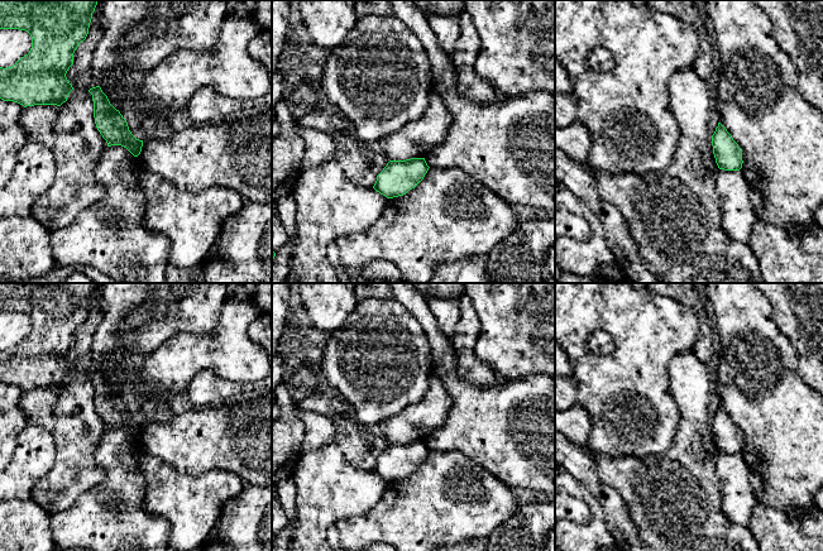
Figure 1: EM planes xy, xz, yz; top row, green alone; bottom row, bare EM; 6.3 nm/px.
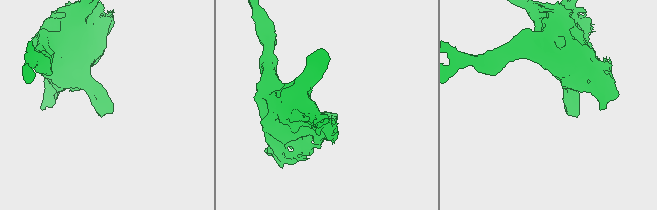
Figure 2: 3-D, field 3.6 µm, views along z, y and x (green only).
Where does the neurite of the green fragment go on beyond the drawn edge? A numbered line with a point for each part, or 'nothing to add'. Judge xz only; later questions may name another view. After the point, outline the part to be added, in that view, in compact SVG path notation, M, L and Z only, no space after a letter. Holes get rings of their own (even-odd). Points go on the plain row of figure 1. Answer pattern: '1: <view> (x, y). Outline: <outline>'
nothing to add

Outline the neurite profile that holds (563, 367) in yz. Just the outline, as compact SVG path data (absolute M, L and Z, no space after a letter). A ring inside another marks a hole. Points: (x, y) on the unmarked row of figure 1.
M555 341L555 375L574 378L571 363L566 353L556 341Z

